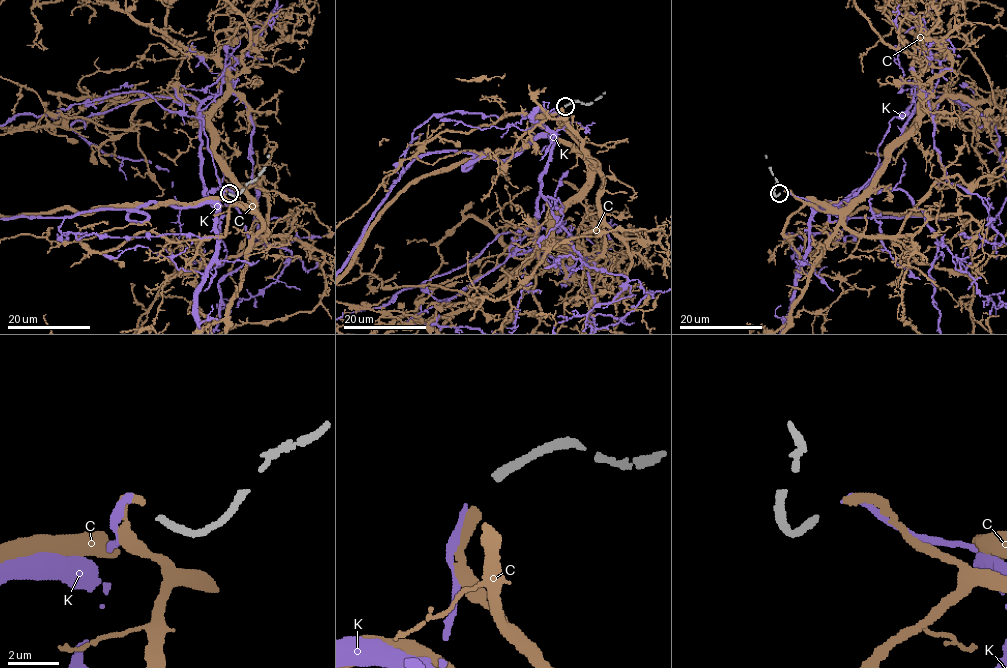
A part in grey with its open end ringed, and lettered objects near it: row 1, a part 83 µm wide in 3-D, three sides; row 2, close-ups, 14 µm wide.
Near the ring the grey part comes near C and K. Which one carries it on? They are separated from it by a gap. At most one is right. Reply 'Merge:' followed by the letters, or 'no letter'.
Merge: K

